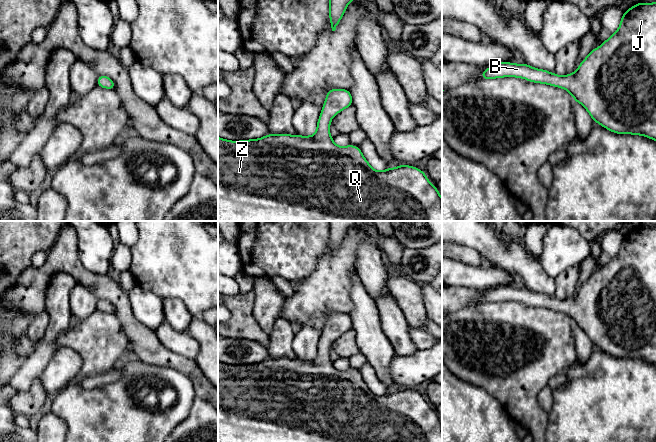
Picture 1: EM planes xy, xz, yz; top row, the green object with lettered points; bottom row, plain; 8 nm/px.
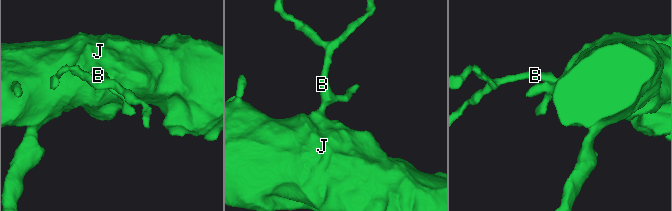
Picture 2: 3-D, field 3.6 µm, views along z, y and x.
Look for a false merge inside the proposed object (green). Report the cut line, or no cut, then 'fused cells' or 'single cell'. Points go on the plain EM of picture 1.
no cut | single cell

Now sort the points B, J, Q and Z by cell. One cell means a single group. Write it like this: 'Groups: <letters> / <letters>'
Groups: B J Q Z

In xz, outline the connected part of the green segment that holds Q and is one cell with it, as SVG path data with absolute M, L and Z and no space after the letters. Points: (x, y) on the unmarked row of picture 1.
M330 313L317 347L317 355L312 360L268 358L260 363L228 365L218 361L218 442L442 442L442 422L420 393L399 389L376 395L367 386L359 371L347 369L340 371L333 366L329 351L331 343L345 332L352 330L352 319L346 313Z

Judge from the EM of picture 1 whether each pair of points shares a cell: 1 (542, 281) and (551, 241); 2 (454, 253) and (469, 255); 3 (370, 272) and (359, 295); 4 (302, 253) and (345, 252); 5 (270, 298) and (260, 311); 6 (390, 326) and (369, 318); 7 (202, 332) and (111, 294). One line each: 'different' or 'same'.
1: different
2: same
3: different
4: different
5: same
6: different
7: different

